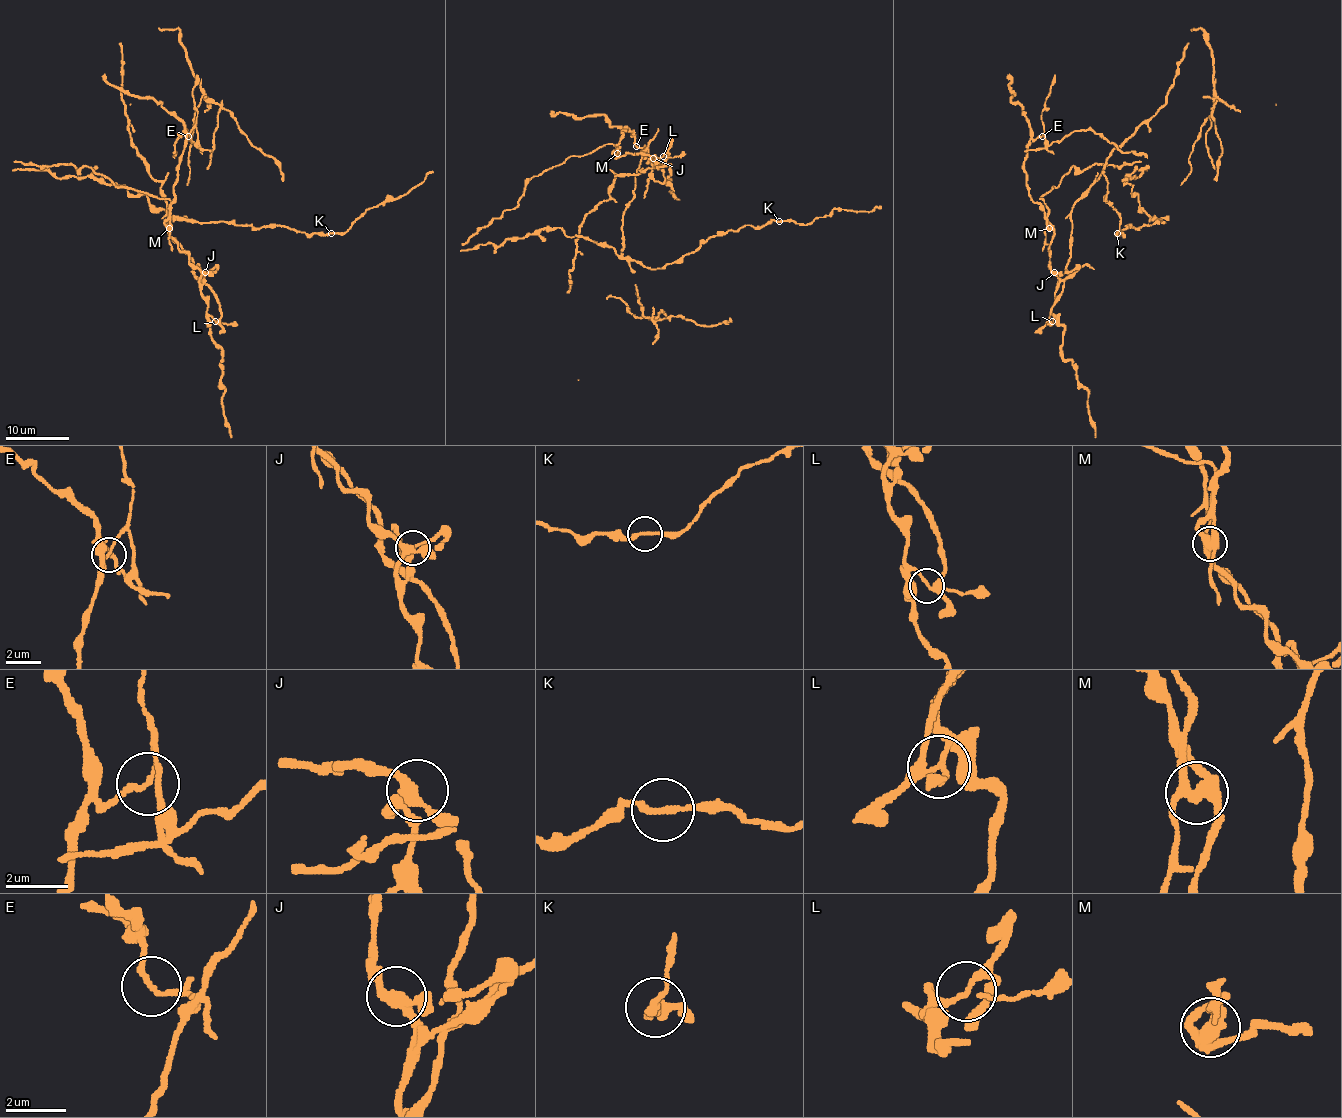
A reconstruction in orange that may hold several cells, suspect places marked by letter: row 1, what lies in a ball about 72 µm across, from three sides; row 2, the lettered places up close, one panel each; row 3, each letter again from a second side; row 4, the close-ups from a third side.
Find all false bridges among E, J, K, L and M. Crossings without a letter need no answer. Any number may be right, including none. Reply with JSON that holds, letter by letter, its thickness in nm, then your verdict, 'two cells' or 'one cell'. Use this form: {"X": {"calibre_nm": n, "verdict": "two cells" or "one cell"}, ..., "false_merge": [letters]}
{"E": {"calibre_nm": 150, "verdict": "two cells"}, "J": {"calibre_nm": 280, "verdict": "one cell"}, "K": {"calibre_nm": 180, "verdict": "one cell"}, "L": {"calibre_nm": 170, "verdict": "two cells"}, "M": {"calibre_nm": 440, "verdict": "two cells"}, "false_merge": ["E", "L", "M"]}

